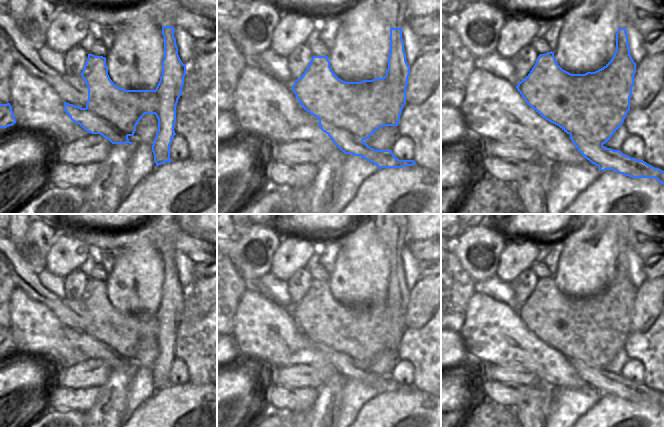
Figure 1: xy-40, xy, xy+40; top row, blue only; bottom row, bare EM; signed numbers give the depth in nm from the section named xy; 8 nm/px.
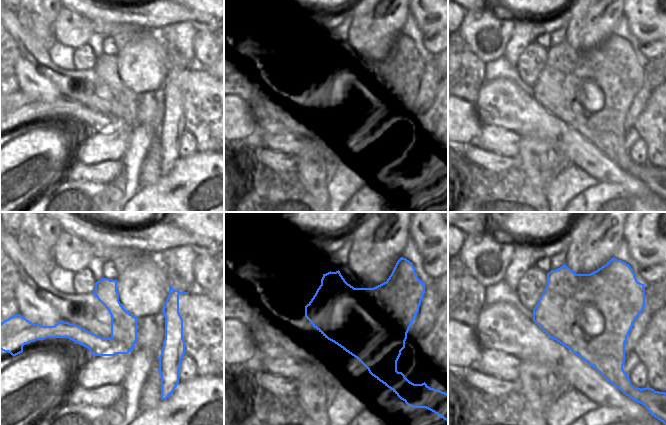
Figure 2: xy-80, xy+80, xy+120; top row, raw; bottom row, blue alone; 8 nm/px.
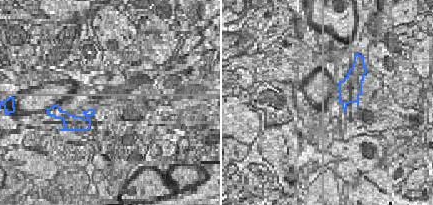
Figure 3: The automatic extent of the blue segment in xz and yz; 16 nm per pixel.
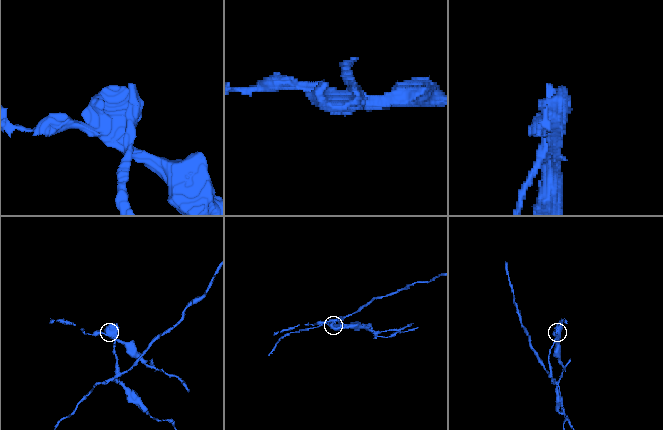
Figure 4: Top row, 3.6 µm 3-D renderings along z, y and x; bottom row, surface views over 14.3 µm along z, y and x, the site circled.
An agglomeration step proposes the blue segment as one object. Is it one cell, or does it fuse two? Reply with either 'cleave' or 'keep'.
cleave

